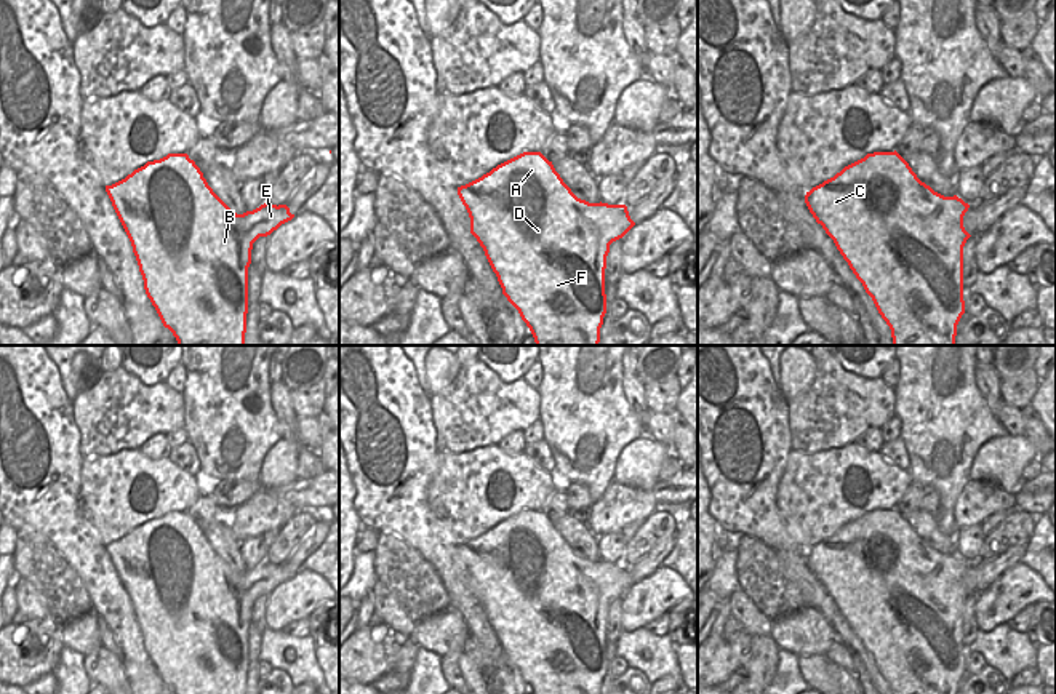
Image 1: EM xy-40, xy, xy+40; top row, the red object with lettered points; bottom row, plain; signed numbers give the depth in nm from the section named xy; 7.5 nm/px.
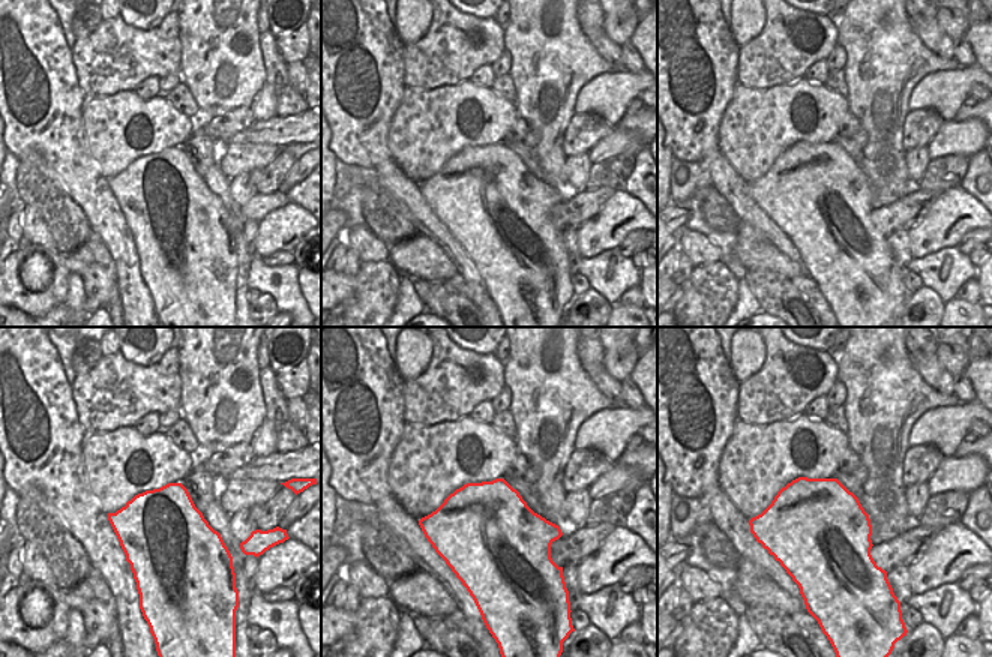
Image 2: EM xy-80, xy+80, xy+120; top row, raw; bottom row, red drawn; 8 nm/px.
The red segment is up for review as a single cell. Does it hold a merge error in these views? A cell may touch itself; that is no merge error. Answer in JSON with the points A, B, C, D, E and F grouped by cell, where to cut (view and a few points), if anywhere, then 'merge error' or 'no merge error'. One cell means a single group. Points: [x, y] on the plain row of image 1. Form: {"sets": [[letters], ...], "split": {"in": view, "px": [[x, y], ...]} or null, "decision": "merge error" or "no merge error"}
{"sets": [["A", "B", "C", "D", "E", "F"]], "split": null, "decision": "no merge error"}

